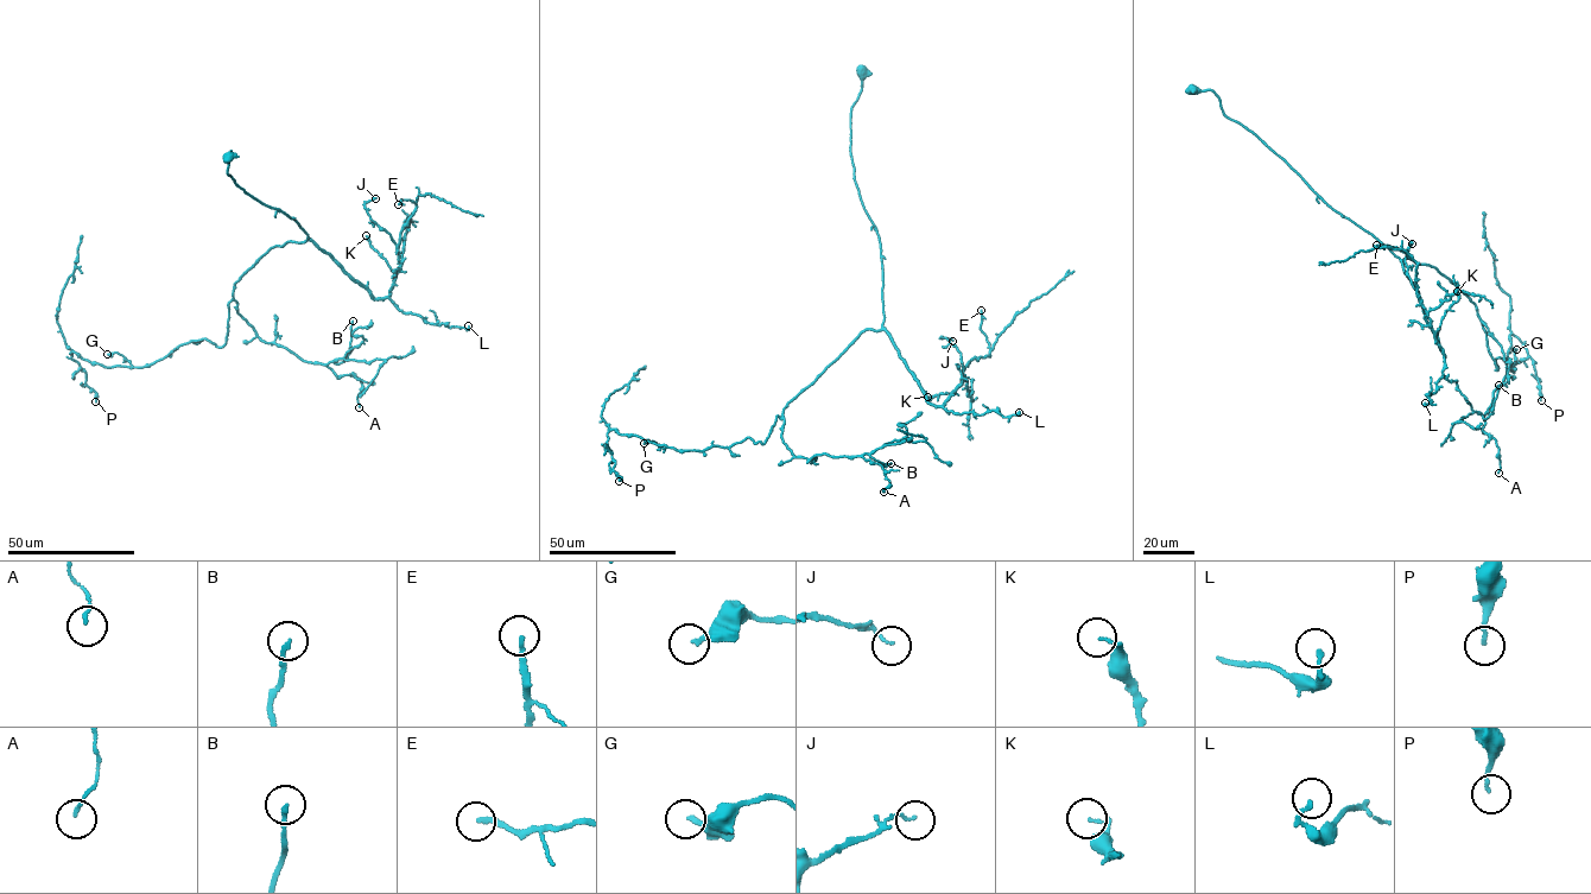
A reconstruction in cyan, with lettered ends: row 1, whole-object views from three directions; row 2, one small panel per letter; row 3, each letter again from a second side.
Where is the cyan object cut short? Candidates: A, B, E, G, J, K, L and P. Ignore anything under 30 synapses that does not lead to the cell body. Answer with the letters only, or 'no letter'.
B

